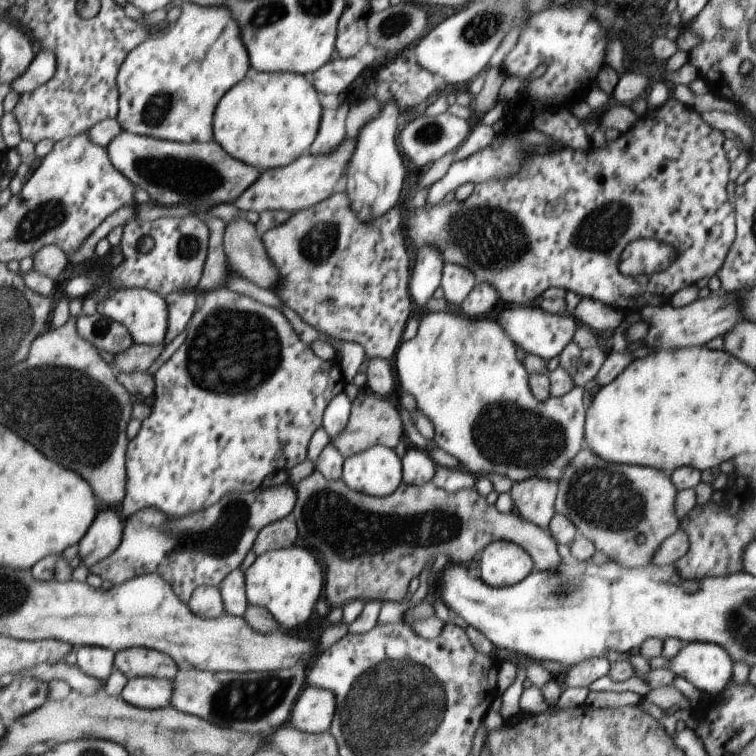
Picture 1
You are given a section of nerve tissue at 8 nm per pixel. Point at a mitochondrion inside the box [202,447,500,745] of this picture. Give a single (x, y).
(232, 703)

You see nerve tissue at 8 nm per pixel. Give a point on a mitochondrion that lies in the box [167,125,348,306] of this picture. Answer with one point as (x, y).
(317, 245)

